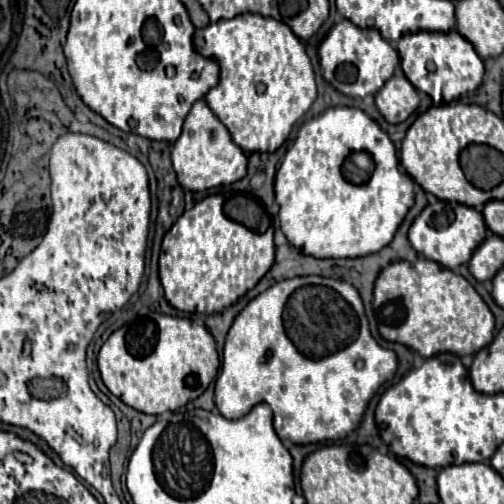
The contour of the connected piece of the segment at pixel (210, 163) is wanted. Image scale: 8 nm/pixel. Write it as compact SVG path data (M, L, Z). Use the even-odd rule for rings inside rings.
M198 99L186 121L182 135L172 145L172 163L178 175L178 183L188 191L206 191L220 185L230 185L246 175L246 155L238 145L234 145L228 129L218 121L204 99Z

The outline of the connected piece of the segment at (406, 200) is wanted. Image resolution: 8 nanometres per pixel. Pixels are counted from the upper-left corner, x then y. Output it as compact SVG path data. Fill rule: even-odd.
M330 107L302 125L294 145L288 149L276 171L280 227L286 239L304 255L316 259L364 257L380 251L392 241L408 209L414 205L412 187L412 179L400 169L394 143L376 121L372 121L362 109Z

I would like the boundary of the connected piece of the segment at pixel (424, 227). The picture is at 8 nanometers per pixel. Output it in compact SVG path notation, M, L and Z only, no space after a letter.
M452 201L428 203L422 209L422 213L414 219L408 231L412 247L446 269L456 269L462 263L468 263L474 249L484 241L484 237L486 237L486 223L482 213L476 211L474 207L466 207L462 203L452 203Z

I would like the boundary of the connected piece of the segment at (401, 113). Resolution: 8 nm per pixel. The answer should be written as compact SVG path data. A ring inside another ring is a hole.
M394 75L376 93L376 107L388 123L406 121L416 111L418 103L418 91L412 87L412 83L408 83L404 75Z

